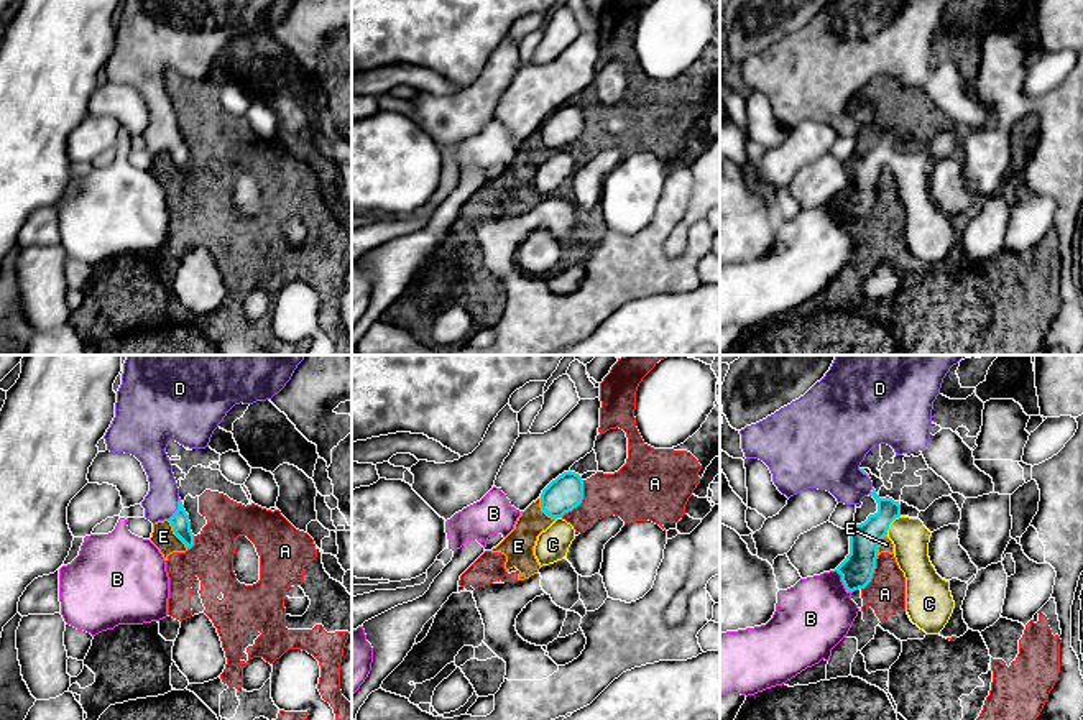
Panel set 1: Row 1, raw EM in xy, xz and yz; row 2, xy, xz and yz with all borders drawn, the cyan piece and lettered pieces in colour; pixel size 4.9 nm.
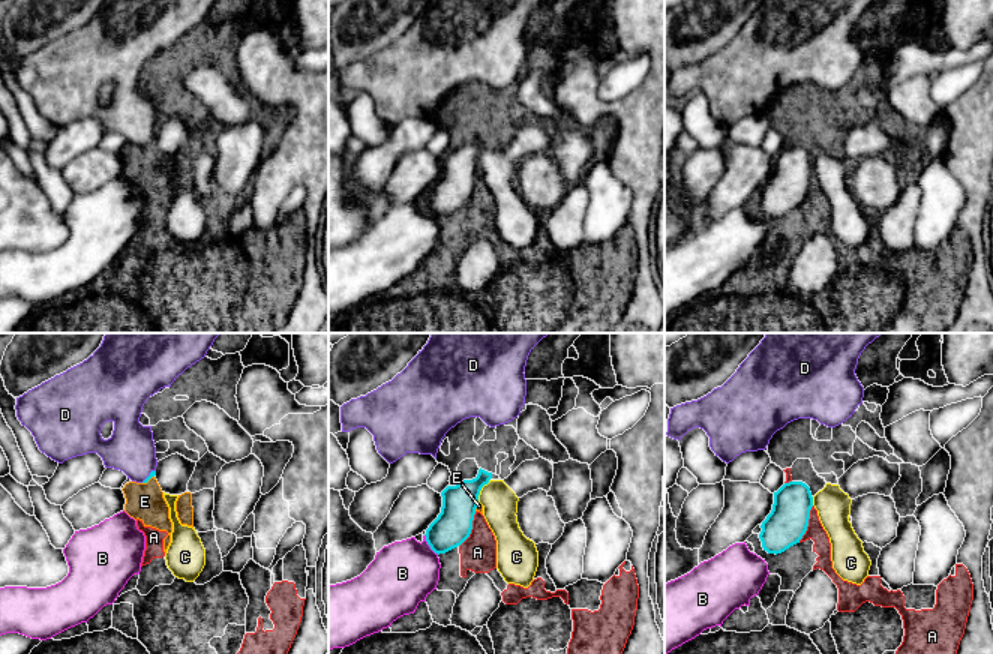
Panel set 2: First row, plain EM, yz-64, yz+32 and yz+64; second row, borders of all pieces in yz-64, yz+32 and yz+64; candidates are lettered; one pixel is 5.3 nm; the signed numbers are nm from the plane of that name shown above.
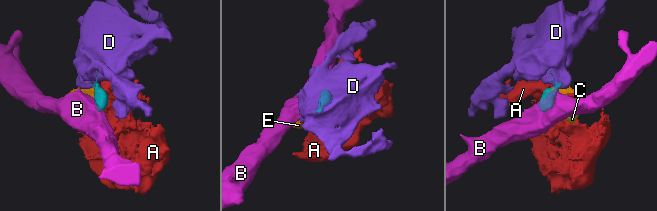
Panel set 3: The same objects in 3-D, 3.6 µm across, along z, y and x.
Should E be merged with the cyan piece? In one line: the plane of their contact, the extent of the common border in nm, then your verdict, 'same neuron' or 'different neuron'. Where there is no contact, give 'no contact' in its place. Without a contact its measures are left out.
contact in xy; length 180 nm; different neuron

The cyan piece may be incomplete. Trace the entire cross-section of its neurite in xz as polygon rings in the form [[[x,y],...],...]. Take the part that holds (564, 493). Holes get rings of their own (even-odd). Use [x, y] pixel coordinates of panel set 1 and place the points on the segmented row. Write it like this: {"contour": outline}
{"contour": [[[564,472],[541,493],[542,511],[555,521],[537,536],[534,556],[539,565],[549,565],[567,557],[575,539],[575,529],[562,516],[583,500],[583,480],[575,472]]]}

